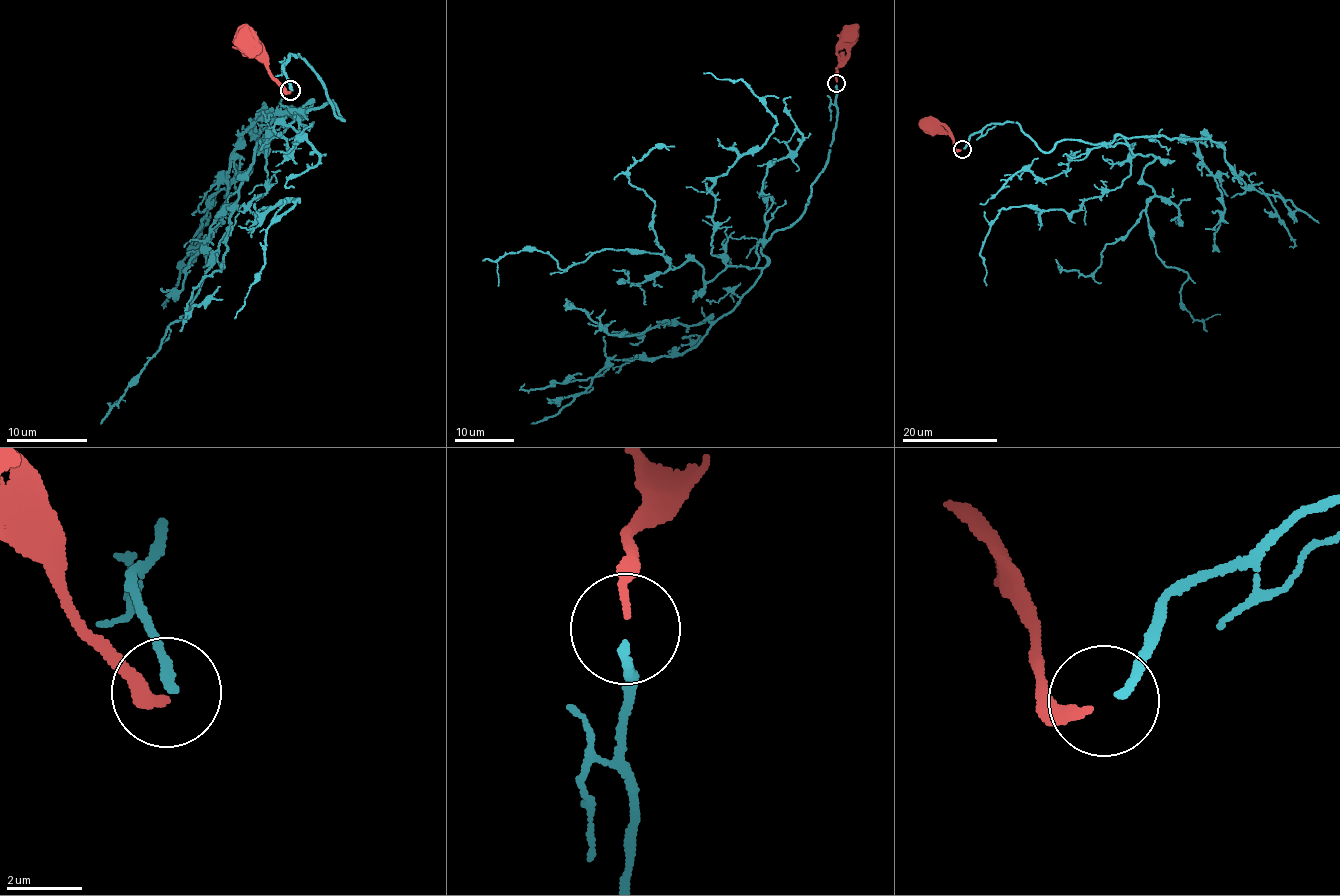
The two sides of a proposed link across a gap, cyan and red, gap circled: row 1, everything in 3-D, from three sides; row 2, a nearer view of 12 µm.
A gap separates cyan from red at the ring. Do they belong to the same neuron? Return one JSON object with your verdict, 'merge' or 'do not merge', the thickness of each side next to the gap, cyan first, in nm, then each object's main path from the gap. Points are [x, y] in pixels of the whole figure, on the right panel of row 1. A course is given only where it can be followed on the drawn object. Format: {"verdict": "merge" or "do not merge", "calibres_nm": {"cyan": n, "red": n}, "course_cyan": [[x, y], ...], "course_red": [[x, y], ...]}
{"verdict": "merge", "calibres_nm": {"cyan": 240, "red": 240}, "course_cyan": [[964, 149], [1017, 122], [1042, 151], [1134, 154], [1078, 210], [1001, 209], [986, 286]], "course_red": [[961, 150], [955, 148], [952, 134], [944, 125], [928, 123]]}

